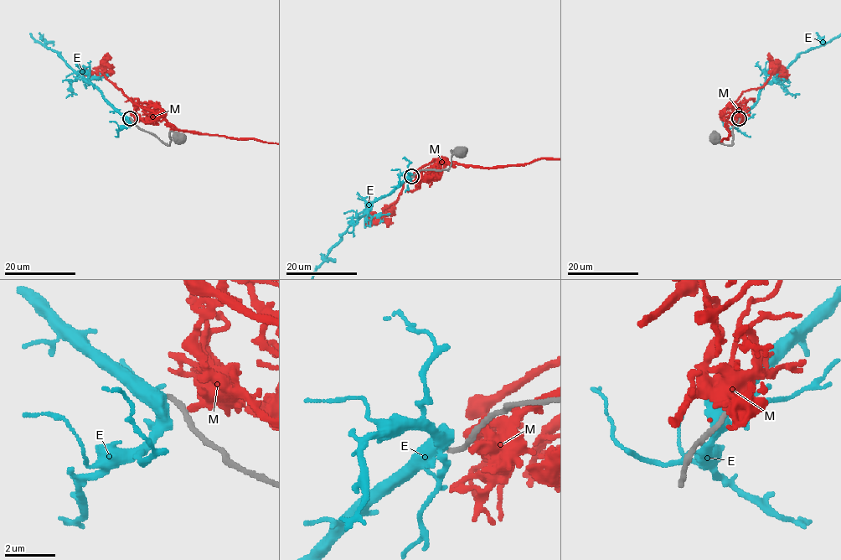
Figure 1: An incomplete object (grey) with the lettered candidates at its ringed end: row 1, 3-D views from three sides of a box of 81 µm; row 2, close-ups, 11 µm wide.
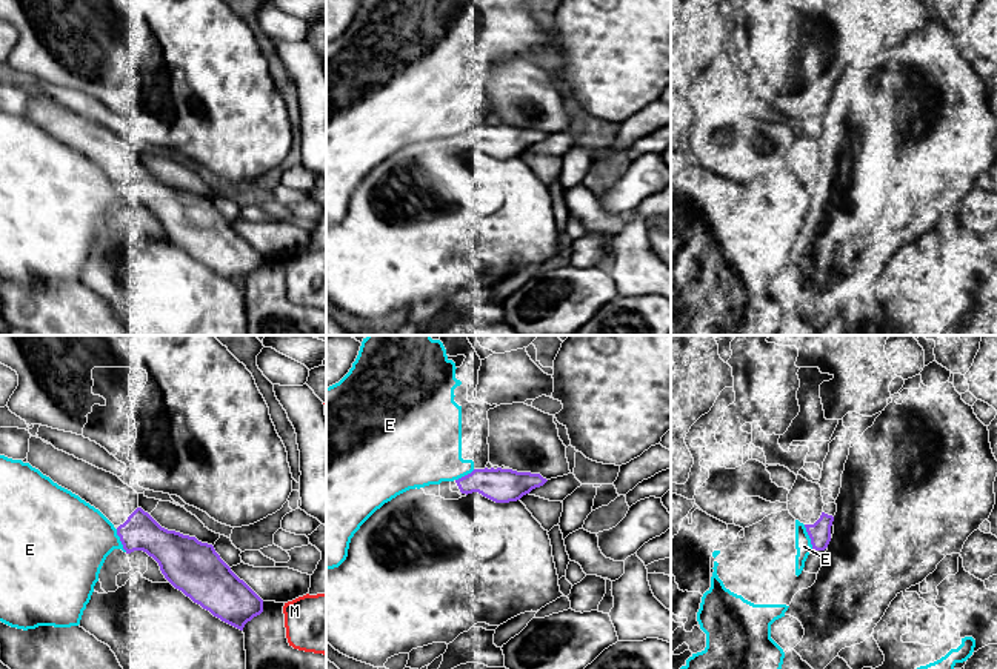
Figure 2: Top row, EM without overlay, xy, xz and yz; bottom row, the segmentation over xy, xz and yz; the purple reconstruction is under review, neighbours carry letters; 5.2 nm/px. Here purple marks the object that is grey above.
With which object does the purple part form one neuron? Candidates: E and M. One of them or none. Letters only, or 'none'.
none

